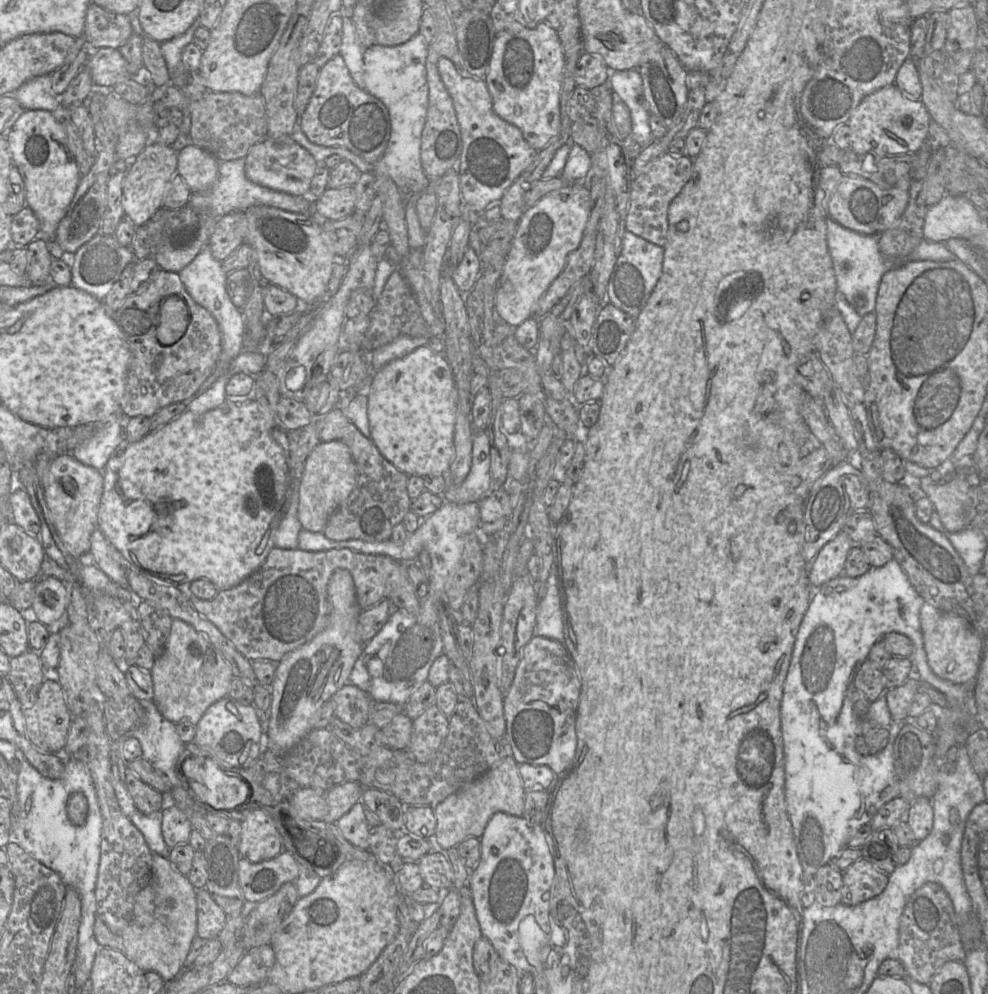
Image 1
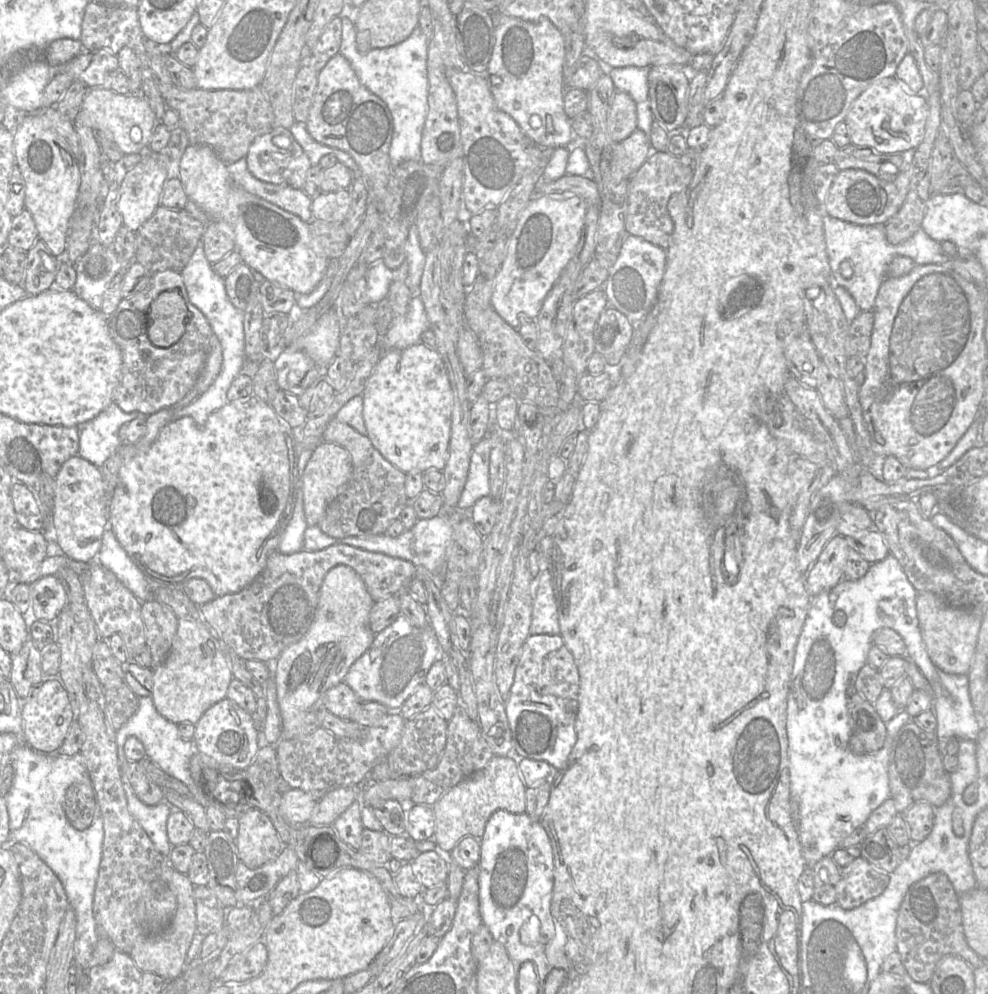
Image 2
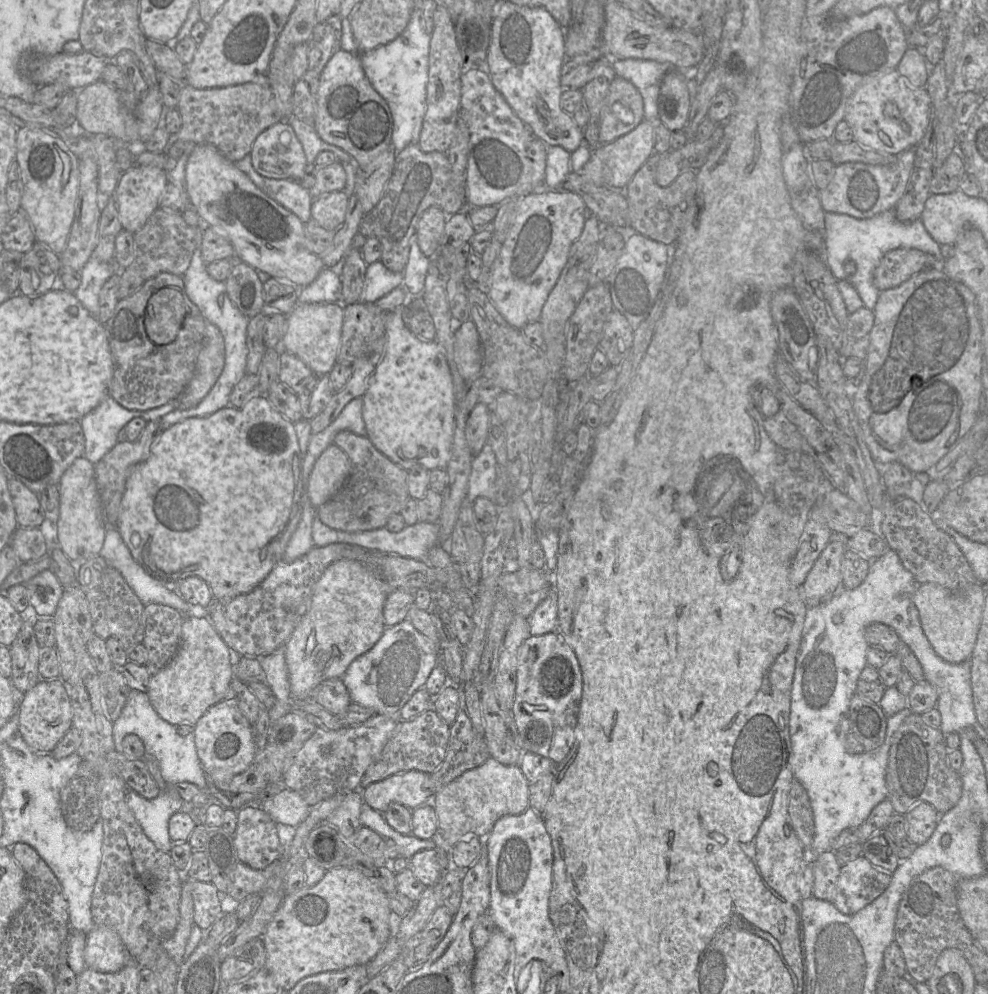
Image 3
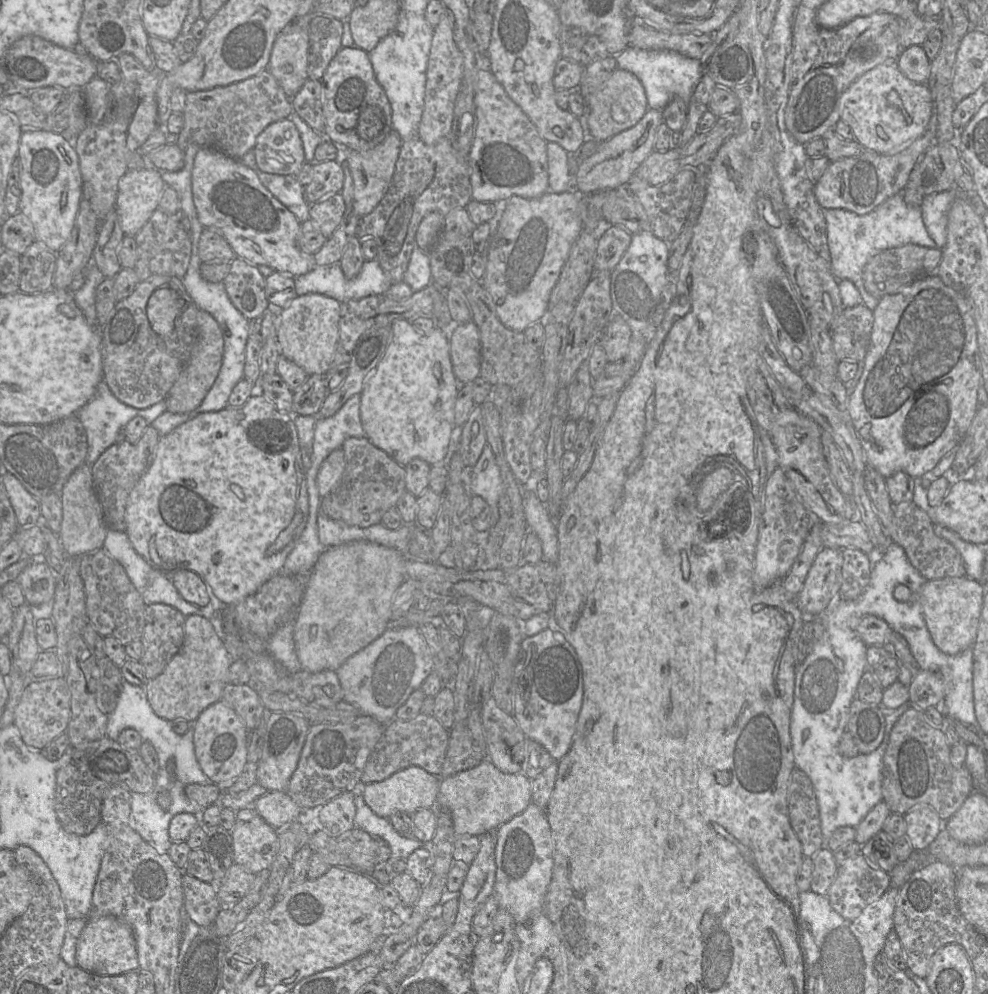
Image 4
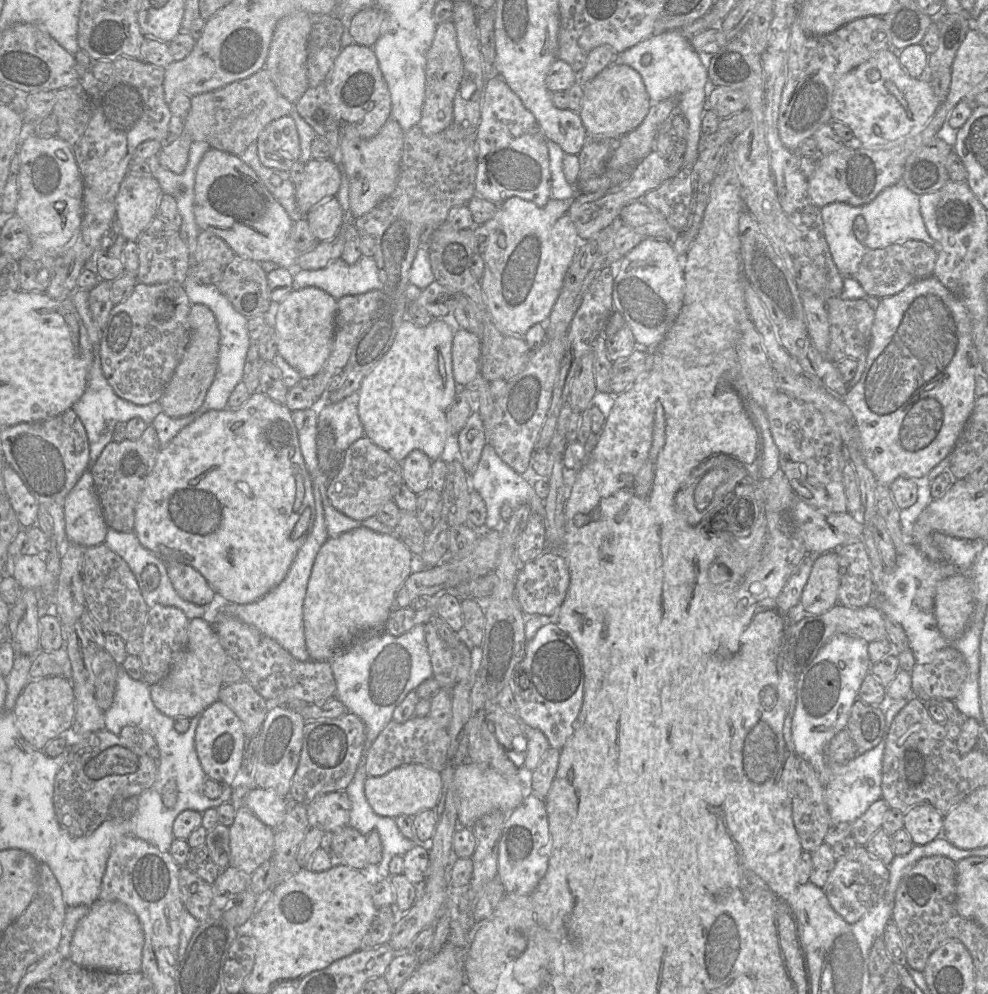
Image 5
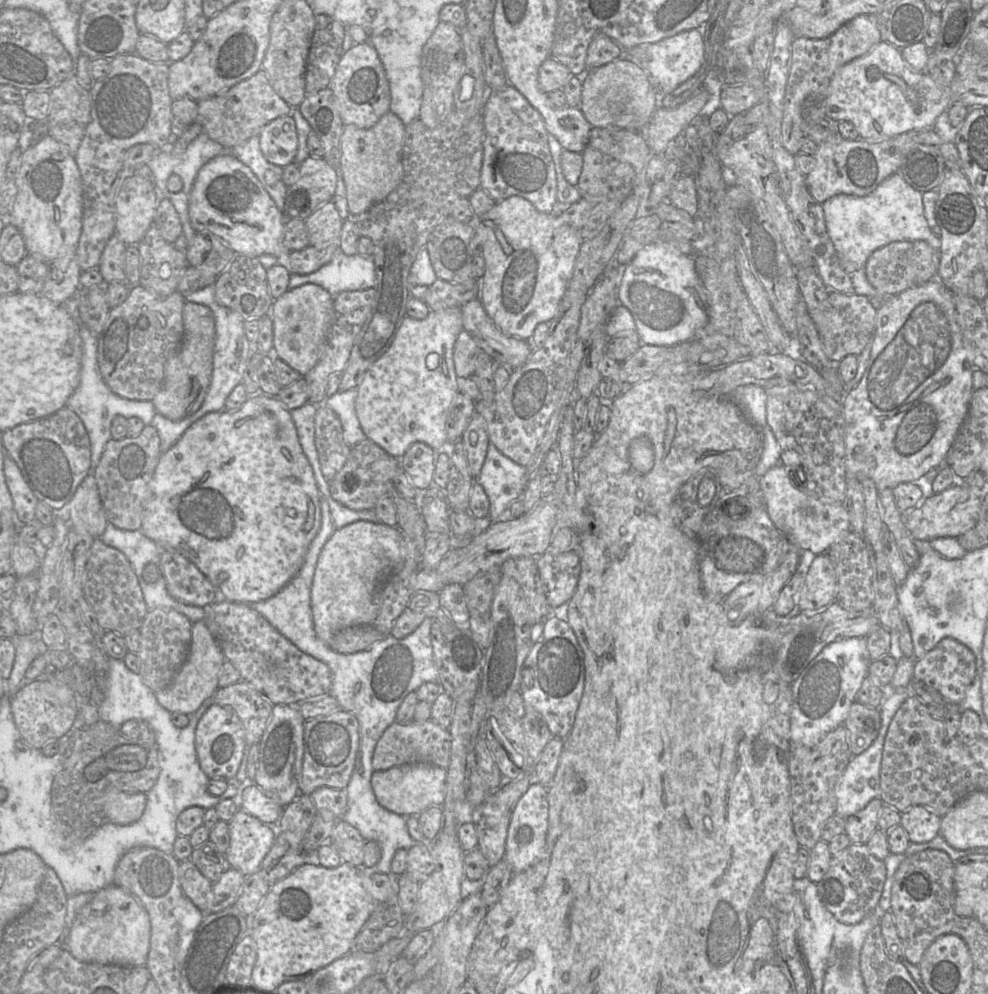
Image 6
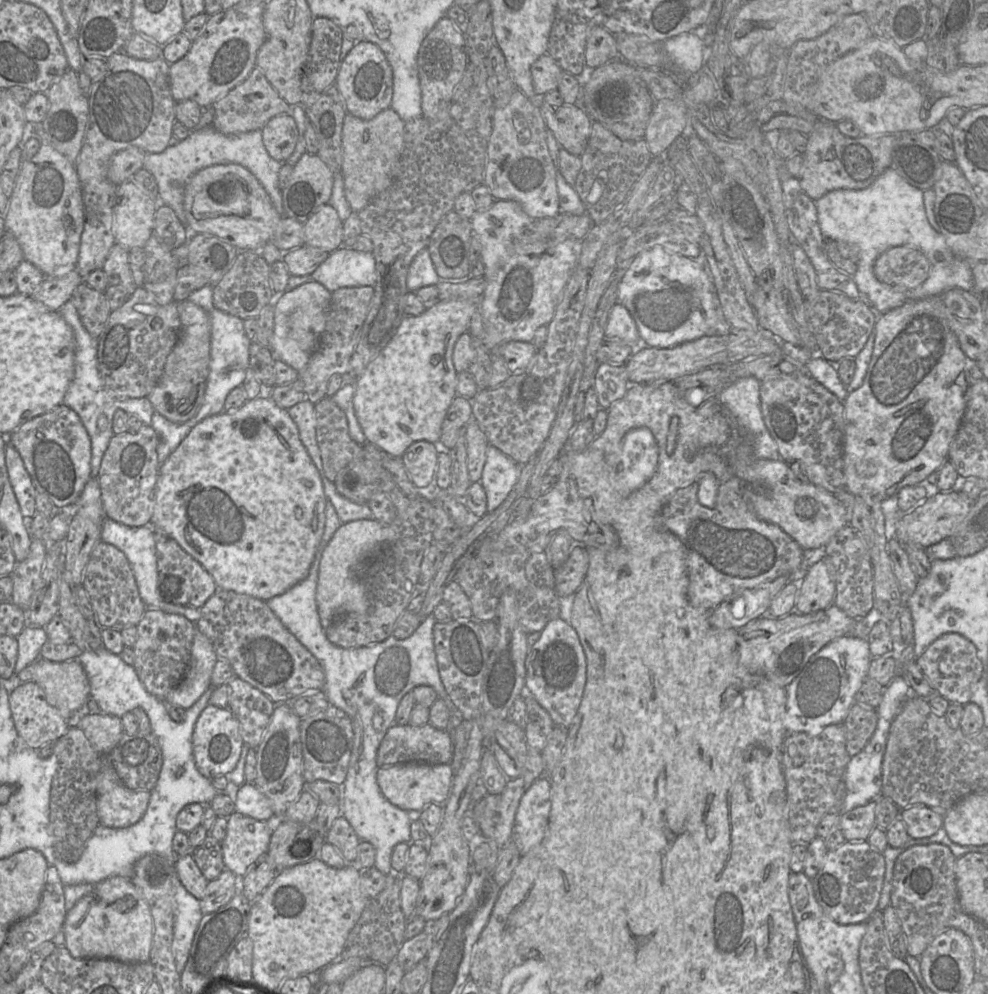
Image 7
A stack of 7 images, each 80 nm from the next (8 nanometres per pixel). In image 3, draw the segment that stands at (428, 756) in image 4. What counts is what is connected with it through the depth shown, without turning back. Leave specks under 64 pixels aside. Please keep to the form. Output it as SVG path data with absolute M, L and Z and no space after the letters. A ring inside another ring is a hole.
M433 707L412 719L398 721L392 736L387 741L378 758L364 773L360 782L360 789L391 775L410 770L433 773L446 756L449 732L450 726L438 715Z

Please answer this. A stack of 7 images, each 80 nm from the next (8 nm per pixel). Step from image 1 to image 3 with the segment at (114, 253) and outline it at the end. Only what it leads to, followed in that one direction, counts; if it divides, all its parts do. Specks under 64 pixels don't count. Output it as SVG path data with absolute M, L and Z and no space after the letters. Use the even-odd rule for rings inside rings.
M90 257L84 265L81 274L81 283L74 292L76 298L85 309L96 319L99 319L99 293L103 285L114 274L120 274L115 262L103 262L96 257Z

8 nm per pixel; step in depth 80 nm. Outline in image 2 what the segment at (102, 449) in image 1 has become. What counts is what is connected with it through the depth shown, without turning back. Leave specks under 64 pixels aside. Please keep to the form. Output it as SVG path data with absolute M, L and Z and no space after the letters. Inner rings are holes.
M115 402L92 420L80 424L78 455L100 468L122 445L119 429L135 418L146 418L140 412L124 412Z

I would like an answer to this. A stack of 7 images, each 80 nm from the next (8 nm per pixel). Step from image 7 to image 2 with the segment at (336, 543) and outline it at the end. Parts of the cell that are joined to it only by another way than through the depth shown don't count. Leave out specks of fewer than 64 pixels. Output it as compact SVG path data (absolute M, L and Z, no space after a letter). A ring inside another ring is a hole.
M341 564L328 571L309 630L277 659L275 682L282 723L316 709L323 695L344 681L350 667L369 649L375 638L369 622L374 603L365 583L351 567Z

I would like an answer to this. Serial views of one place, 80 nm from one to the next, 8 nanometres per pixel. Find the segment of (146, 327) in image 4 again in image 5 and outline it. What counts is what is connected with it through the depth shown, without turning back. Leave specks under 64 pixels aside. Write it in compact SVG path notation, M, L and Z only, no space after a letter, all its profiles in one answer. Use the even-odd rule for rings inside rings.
M174 281L153 285L137 282L132 294L113 306L101 330L100 359L103 374L117 396L141 406L160 400L191 340L188 321L191 306L183 285ZM160 297L167 297L174 305L169 319L158 320L154 316L154 306Z

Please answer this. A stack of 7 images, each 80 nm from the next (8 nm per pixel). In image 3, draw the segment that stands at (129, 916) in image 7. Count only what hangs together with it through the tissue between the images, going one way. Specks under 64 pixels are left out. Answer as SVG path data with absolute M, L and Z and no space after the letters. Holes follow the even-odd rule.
M95 926L86 936L86 967L101 973L114 973L133 962L119 935L104 926Z

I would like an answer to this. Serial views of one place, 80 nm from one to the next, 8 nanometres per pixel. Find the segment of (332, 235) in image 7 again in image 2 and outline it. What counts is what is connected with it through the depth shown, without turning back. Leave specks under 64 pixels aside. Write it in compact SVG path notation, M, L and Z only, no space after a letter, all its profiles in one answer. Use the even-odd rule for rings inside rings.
M351 191L322 192L312 197L312 218L343 223L351 207Z

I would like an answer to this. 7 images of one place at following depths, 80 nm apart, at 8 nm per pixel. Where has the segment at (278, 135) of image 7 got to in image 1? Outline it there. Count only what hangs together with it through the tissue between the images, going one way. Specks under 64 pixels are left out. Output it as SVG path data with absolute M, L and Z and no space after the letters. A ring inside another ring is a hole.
M291 135L278 138L265 137L251 147L245 157L245 174L253 183L296 196L309 193L311 180L318 168L314 157L295 142Z

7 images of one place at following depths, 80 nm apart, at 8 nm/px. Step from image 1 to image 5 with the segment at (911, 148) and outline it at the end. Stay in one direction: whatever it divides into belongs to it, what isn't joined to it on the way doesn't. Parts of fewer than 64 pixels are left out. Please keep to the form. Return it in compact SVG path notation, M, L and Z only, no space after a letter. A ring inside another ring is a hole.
M889 48L837 80L831 114L852 130L855 143L866 148L913 136L927 124L940 104L930 83L911 77L899 62L898 51Z

